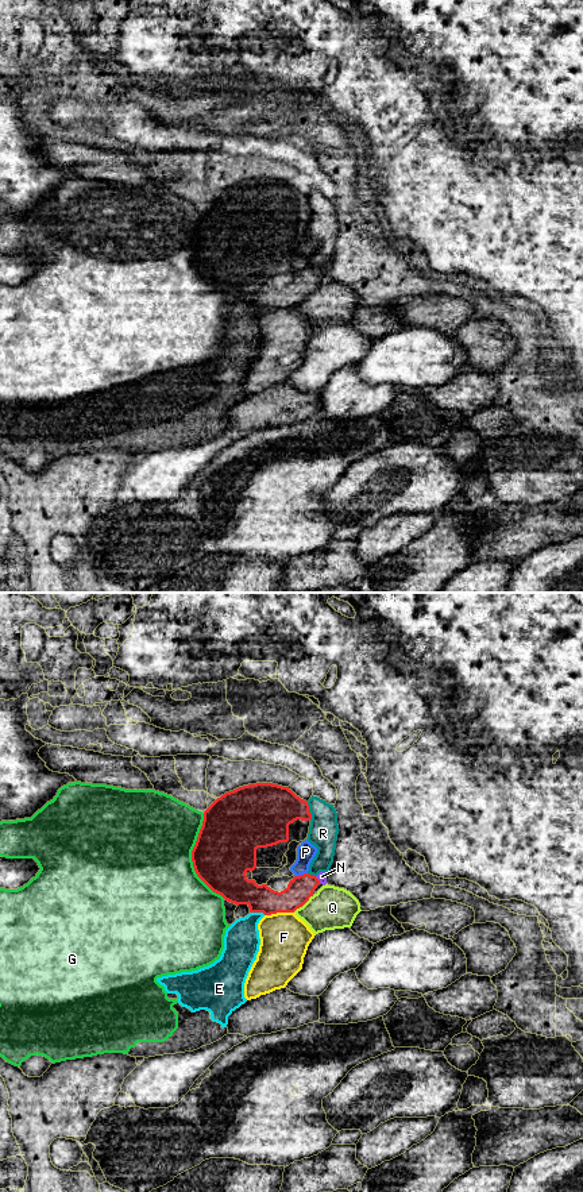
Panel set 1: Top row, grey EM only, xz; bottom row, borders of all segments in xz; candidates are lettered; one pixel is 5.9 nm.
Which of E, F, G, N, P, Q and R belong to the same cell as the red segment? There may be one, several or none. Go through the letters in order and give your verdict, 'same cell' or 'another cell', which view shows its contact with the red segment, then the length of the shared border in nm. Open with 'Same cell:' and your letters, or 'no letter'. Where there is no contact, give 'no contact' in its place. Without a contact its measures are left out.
Same cell: N
E: another cell; meets red in xz; contact 100 nm long
F: another cell; meets red in xz; contact 180 nm long
G: another cell; meets red in xz; contact 550 nm long
N: same cell; meets red in xz; contact 60 nm long
P: another cell; meets red in xz; contact 80 nm long
Q: another cell; meets red in xz; contact 160 nm long
R: another cell; meets red in xz; contact 110 nm long

